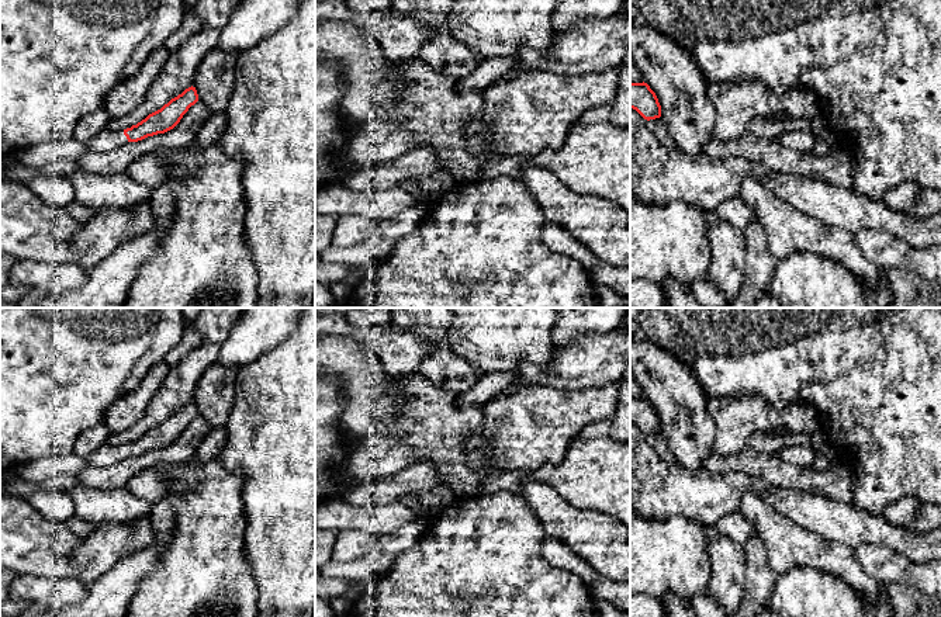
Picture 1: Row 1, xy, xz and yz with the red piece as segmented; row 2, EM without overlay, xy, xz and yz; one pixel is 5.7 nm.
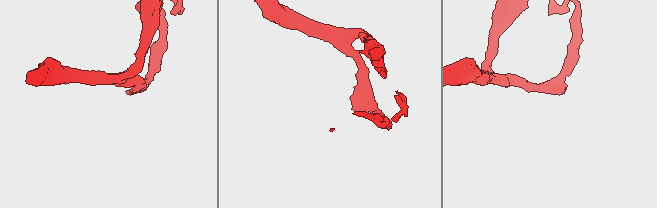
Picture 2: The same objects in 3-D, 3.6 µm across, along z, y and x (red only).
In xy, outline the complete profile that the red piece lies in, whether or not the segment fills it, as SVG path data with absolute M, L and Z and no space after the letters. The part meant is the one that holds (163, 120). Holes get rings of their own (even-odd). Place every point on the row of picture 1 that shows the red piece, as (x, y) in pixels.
M196 87L186 89L181 94L172 98L160 110L149 114L145 119L121 131L101 129L96 136L86 142L90 152L107 152L127 145L128 142L138 142L148 136L165 134L173 129L191 105L198 101Z

